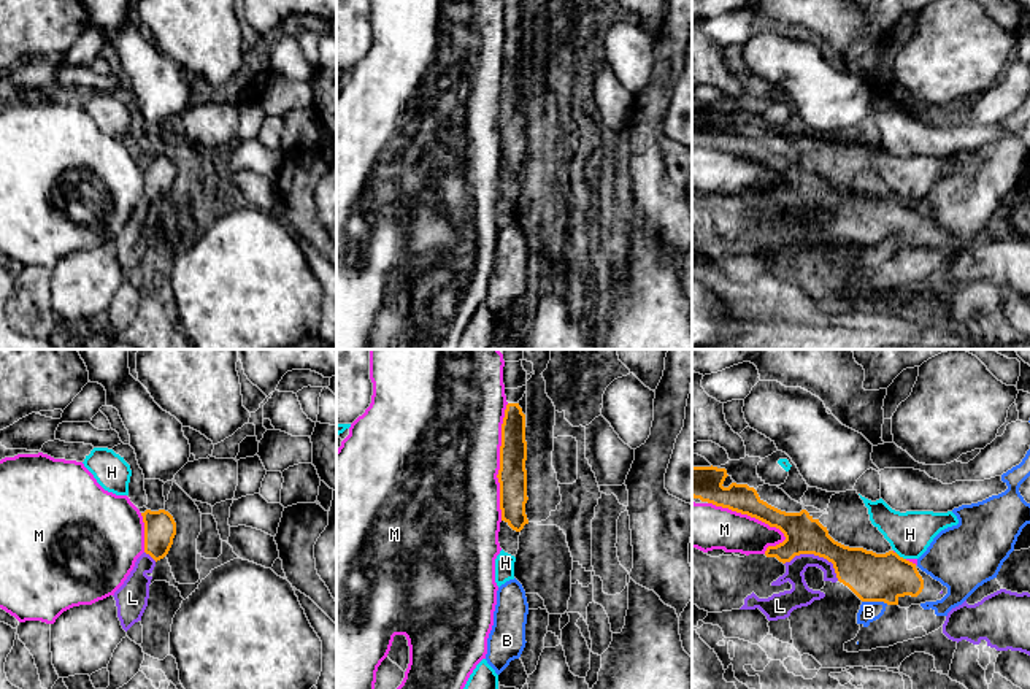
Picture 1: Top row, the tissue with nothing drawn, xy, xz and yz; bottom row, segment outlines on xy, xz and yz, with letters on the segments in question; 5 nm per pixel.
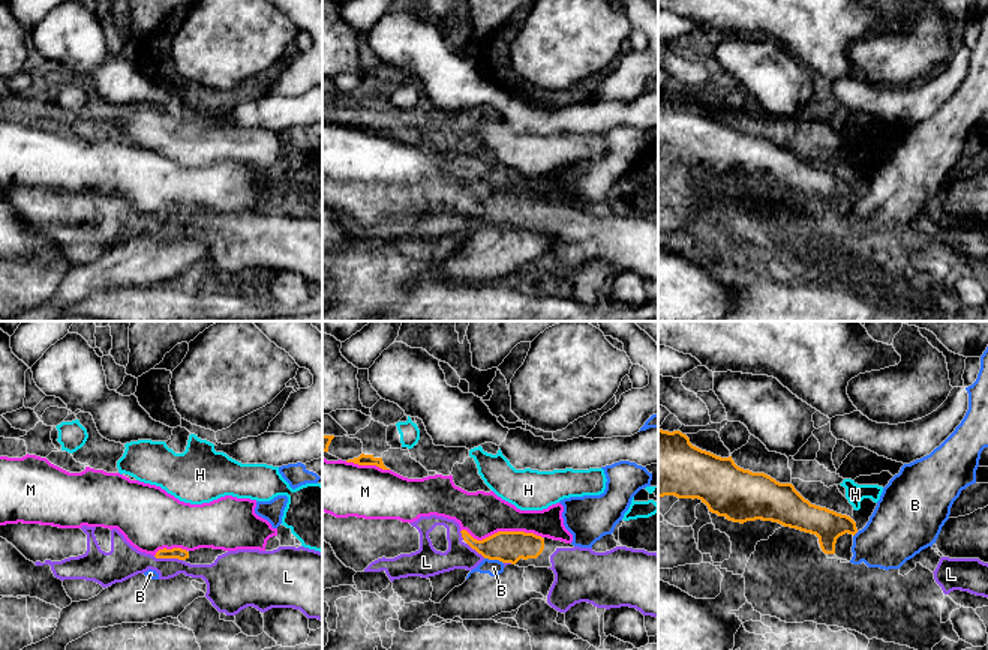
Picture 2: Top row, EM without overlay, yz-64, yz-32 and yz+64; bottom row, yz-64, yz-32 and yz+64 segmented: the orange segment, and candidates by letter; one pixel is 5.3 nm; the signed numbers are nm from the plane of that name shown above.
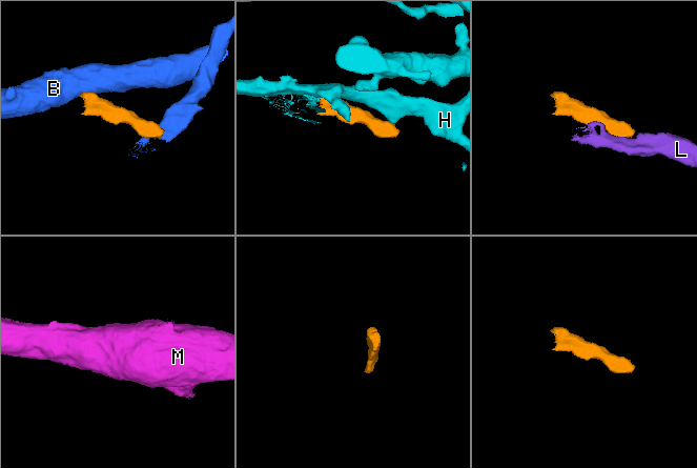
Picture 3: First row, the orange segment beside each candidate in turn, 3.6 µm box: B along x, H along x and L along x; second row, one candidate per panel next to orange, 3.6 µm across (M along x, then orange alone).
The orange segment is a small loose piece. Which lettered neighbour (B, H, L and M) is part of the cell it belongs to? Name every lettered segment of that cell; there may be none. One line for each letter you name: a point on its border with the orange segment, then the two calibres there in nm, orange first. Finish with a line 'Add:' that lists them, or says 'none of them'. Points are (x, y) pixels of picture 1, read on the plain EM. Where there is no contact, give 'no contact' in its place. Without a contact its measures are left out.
L: contact yz (816, 199); calibres 220 and 110 nm
Add: L

